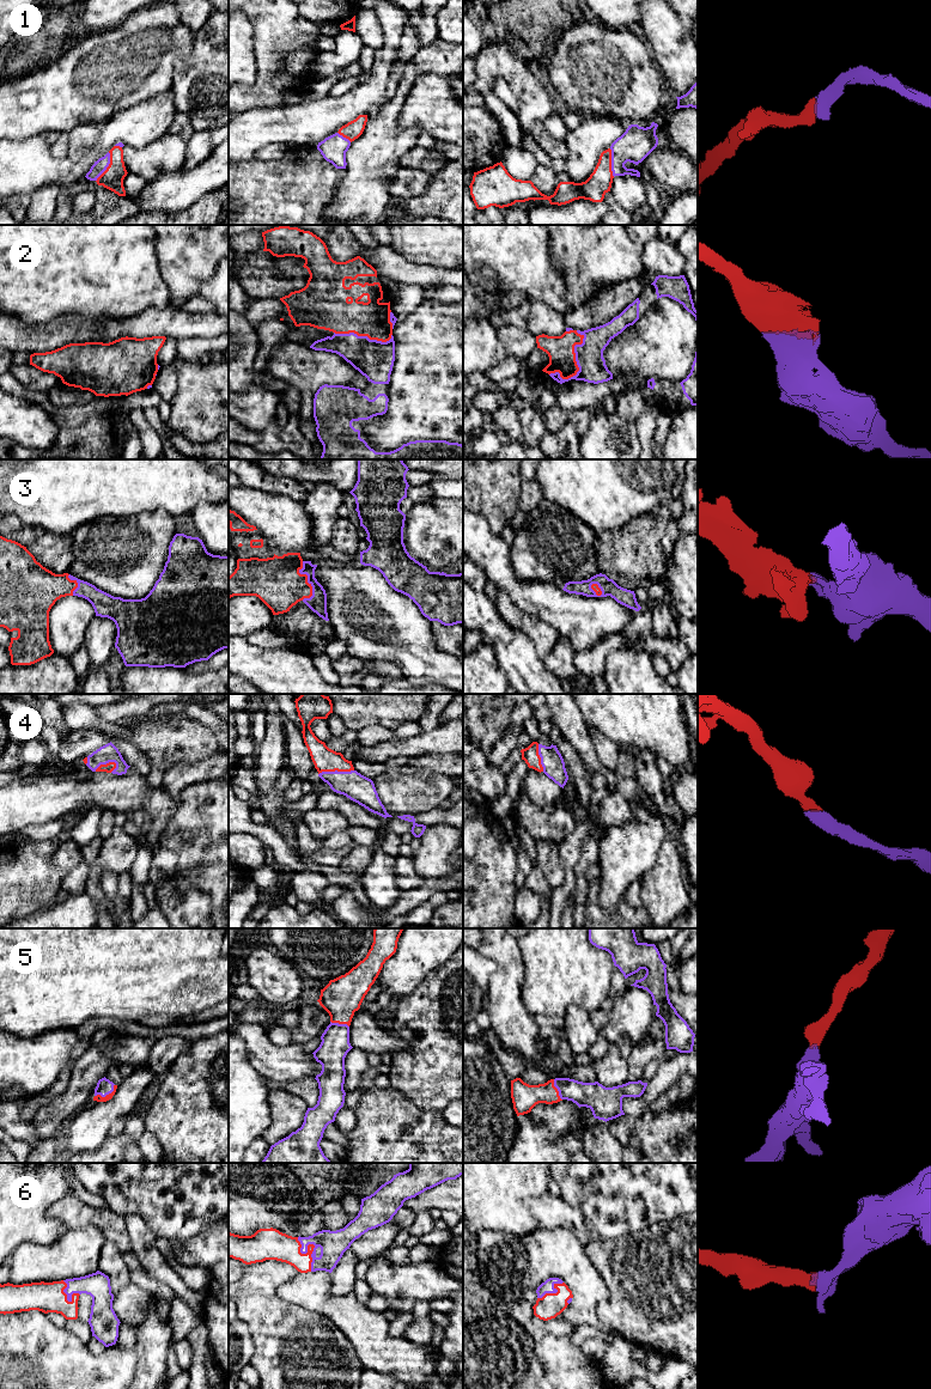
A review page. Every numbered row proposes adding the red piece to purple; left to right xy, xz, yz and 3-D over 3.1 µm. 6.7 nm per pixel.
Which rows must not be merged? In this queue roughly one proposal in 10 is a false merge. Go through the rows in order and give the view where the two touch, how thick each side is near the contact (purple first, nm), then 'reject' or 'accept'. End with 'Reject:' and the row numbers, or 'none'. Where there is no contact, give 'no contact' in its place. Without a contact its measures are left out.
1: contact in xy; calibres 90 and 150 nm; accept
2: contact in yz; calibres 190 and 190 nm; accept
3: contact in xz; calibres 120 and 320 nm; accept
4: contact in xz; calibres 190 and 160 nm; accept
5: contact in xy; calibres 110 and 50 nm; accept
6: contact in xz; calibres 180 and 200 nm; accept
Reject: none

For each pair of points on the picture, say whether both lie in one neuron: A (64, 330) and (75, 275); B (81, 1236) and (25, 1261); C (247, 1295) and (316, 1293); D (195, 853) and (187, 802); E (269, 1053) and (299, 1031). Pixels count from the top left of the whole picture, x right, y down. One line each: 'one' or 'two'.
A: two
B: one
C: two
D: one
E: two

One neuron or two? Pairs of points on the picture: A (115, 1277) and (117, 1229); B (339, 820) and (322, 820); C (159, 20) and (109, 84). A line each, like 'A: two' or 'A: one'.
A: two
B: one
C: one

